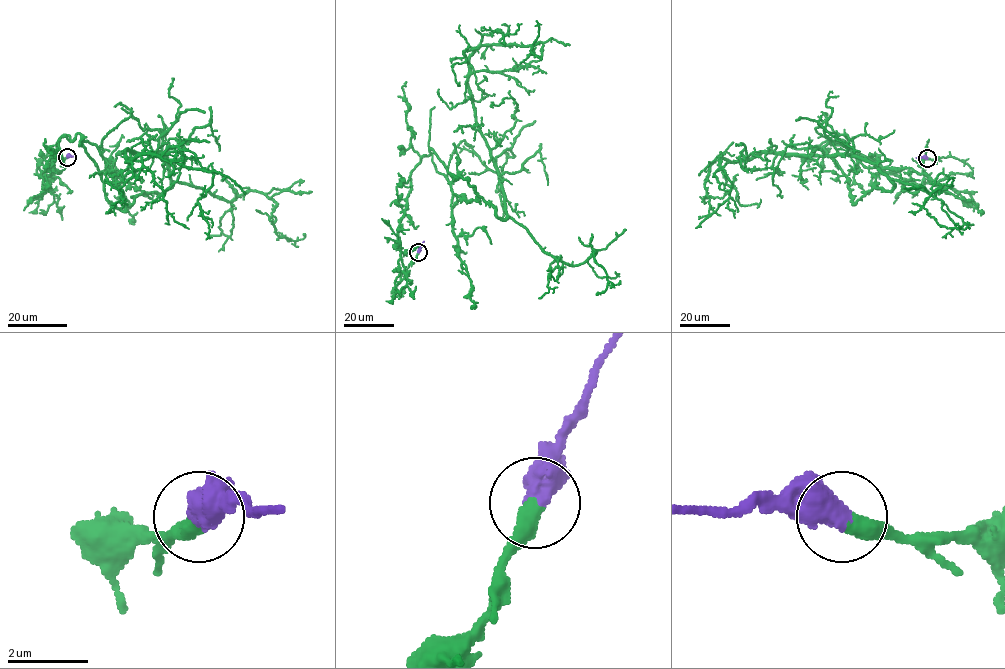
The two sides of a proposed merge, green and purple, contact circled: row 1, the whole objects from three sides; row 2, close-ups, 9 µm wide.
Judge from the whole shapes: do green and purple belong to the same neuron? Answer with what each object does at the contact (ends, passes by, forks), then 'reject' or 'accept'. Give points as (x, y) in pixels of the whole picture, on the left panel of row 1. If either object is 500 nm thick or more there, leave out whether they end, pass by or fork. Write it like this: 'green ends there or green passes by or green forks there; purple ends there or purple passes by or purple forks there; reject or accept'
accept

